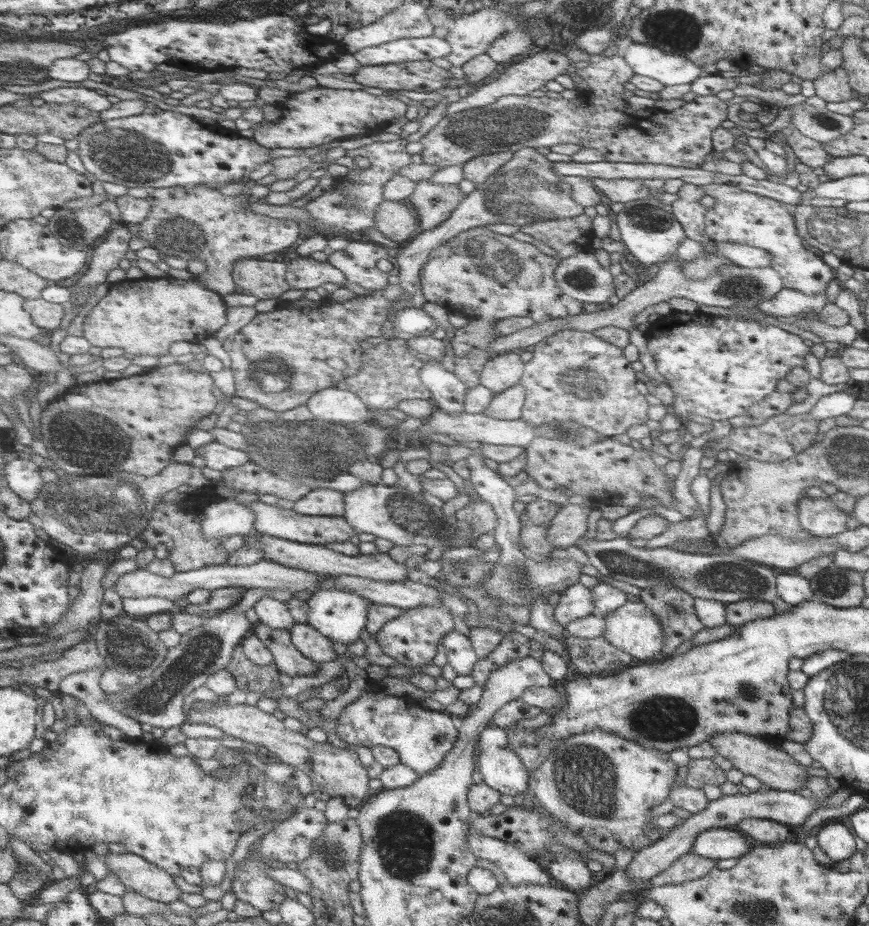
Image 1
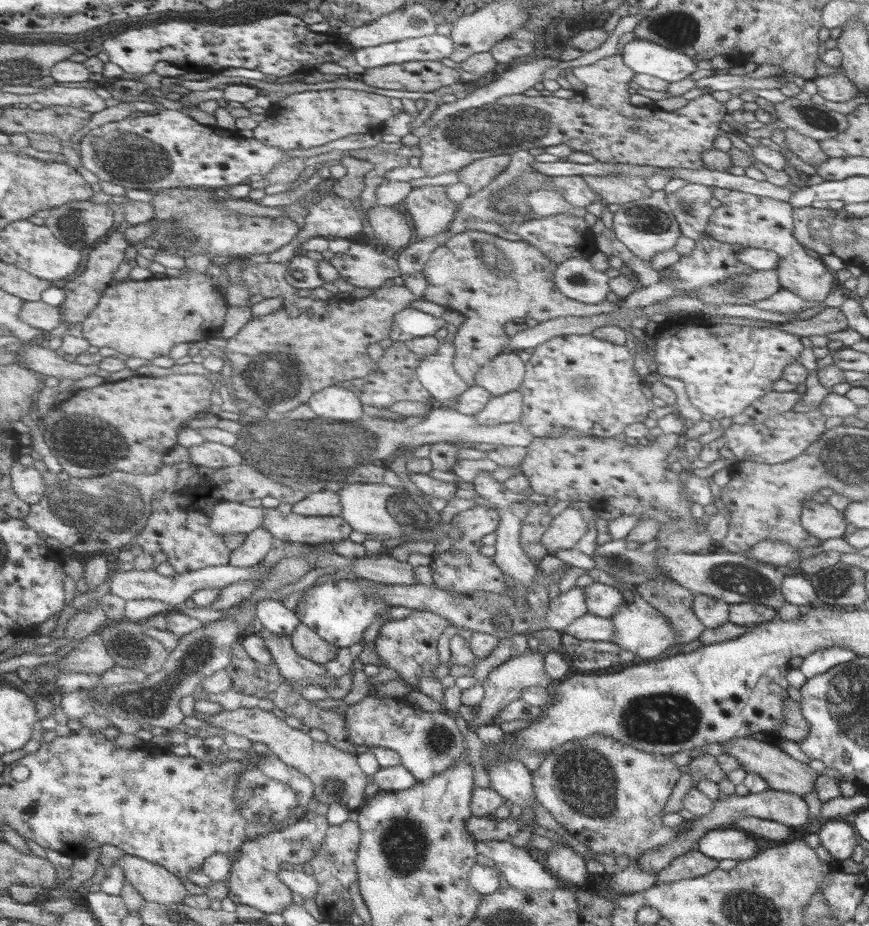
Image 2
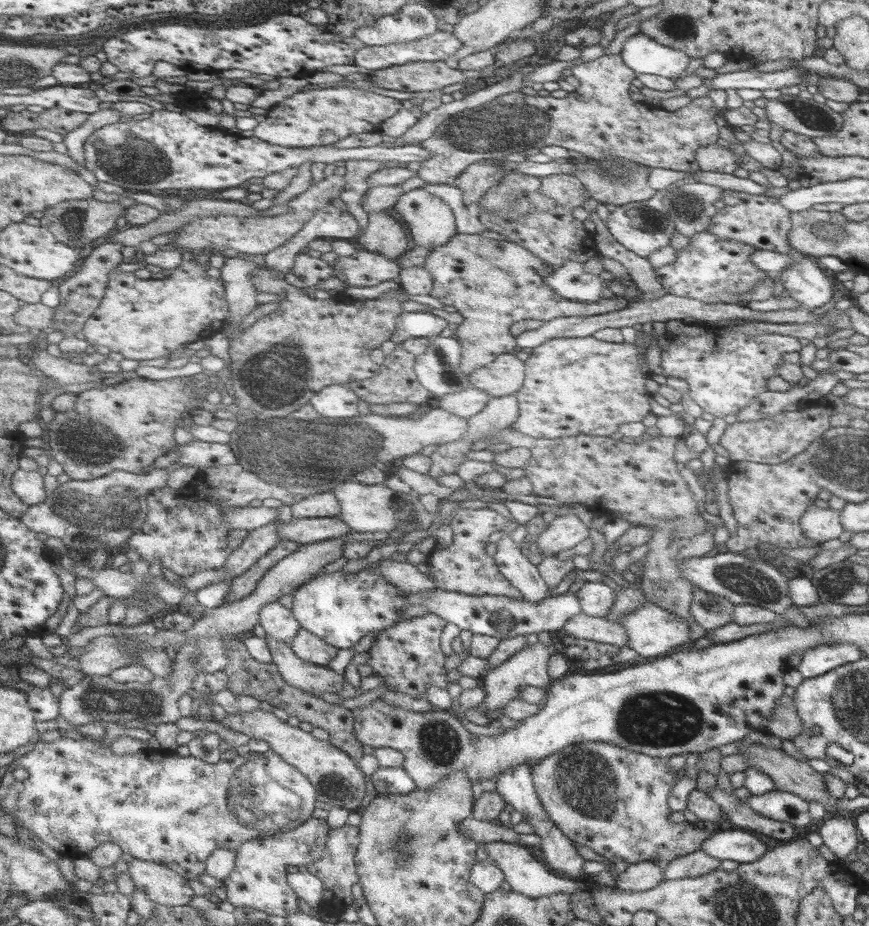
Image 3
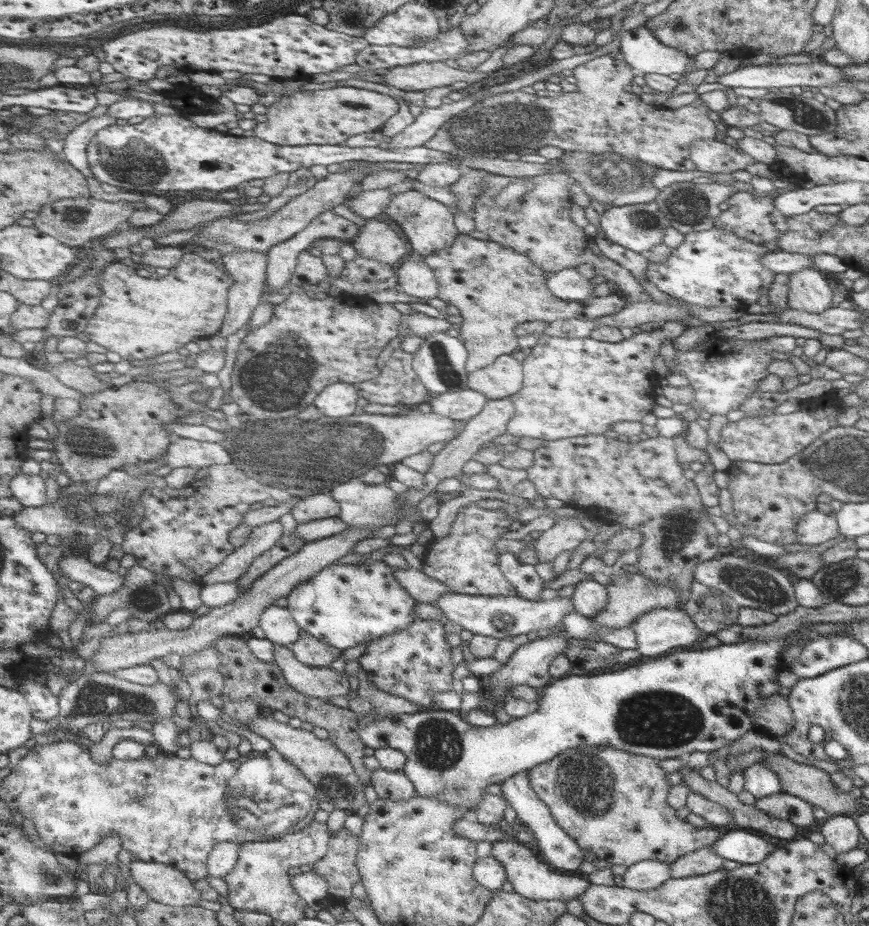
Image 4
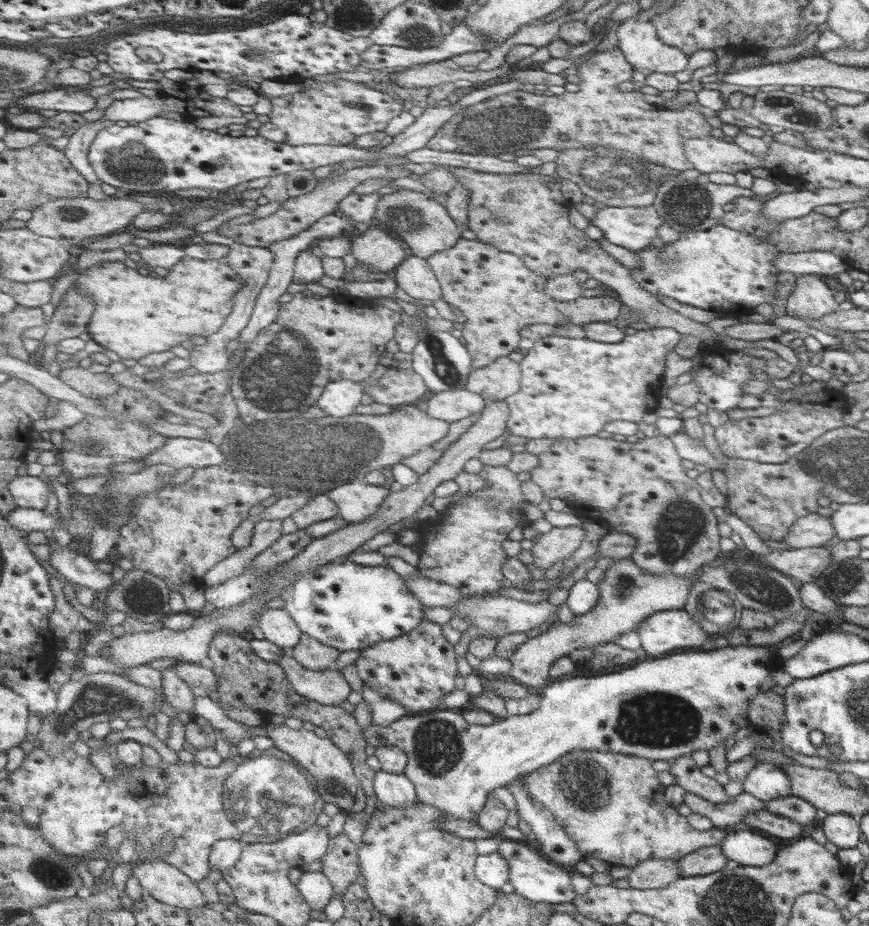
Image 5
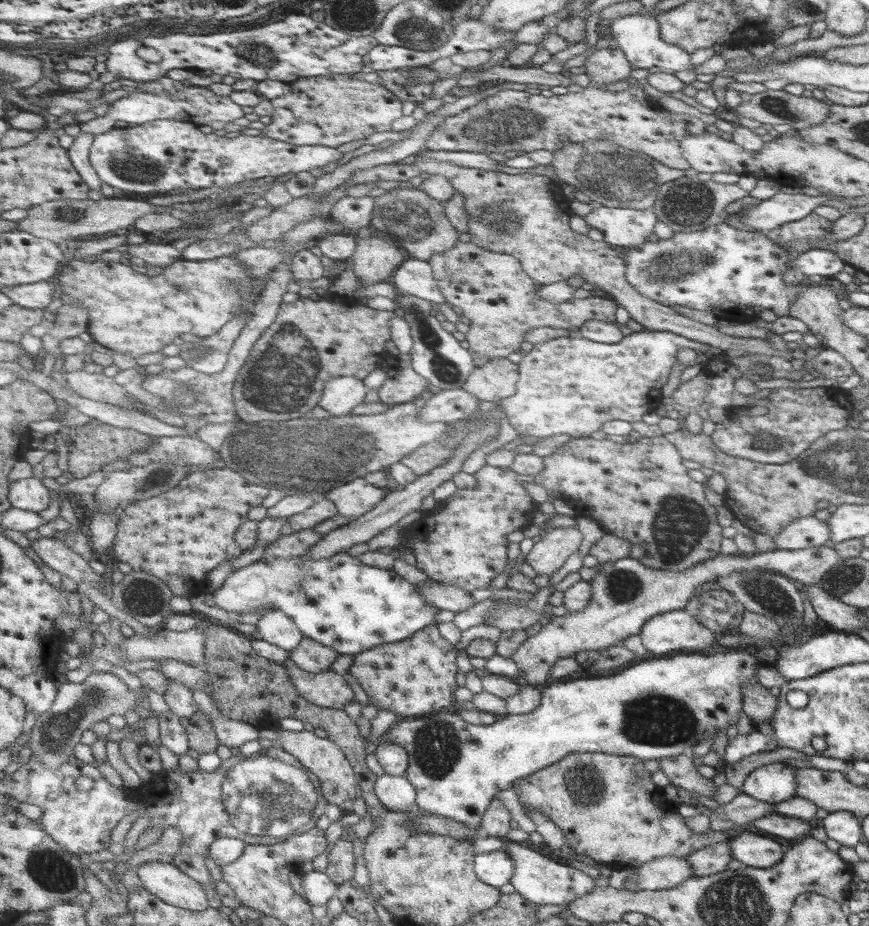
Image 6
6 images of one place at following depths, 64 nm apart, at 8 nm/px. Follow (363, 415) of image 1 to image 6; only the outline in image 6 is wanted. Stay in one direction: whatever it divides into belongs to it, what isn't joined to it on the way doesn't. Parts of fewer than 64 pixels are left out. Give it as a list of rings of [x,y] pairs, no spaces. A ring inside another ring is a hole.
[[[344,376],[334,378],[325,385],[318,406],[334,416],[346,416],[351,414],[353,408],[363,404],[368,391],[363,380]]]

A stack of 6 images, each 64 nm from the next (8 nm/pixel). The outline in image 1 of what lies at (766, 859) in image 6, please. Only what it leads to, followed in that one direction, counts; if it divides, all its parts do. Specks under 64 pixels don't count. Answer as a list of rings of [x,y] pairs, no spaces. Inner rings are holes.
[[[710,828],[694,838],[692,854],[714,861],[740,859],[749,852],[750,846],[752,840],[744,838],[738,831]]]

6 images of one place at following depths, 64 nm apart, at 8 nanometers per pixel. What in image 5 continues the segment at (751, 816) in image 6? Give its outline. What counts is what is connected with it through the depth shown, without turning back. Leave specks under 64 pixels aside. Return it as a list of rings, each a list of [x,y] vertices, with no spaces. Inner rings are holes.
[[[745,791],[726,804],[708,802],[696,794],[686,792],[683,805],[688,806],[692,813],[709,818],[713,826],[718,829],[734,826],[742,822],[746,814],[766,809],[766,804],[762,800],[756,799]]]

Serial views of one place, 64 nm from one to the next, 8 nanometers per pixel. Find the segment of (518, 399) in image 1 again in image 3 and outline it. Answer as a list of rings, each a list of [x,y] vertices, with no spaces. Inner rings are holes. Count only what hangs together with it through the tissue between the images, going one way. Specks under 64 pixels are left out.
[[[515,394],[492,398],[478,414],[469,418],[468,431],[462,435],[460,440],[438,445],[433,454],[429,456],[433,462],[428,471],[430,478],[436,480],[438,476],[456,473],[458,466],[464,464],[464,461],[467,460],[466,454],[468,454],[468,450],[473,450],[473,445],[482,440],[484,434],[494,434],[494,432],[500,432],[502,428],[508,428],[518,420],[518,415],[520,415],[520,408]]]

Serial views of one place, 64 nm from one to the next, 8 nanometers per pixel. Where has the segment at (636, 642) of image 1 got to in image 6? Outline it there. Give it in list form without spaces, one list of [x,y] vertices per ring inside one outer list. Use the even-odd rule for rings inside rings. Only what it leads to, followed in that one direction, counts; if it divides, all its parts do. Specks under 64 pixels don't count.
[[[685,609],[653,616],[639,635],[652,654],[702,653],[720,638]]]

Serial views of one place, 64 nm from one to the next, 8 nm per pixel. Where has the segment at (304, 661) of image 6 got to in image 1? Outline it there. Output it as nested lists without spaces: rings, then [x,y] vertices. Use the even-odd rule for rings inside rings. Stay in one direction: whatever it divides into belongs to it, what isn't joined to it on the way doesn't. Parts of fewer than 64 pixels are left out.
[[[295,622],[289,632],[292,634],[293,644],[297,647],[298,652],[309,657],[310,660],[323,663],[337,659],[332,641],[322,636],[318,629],[307,622],[304,624]]]

